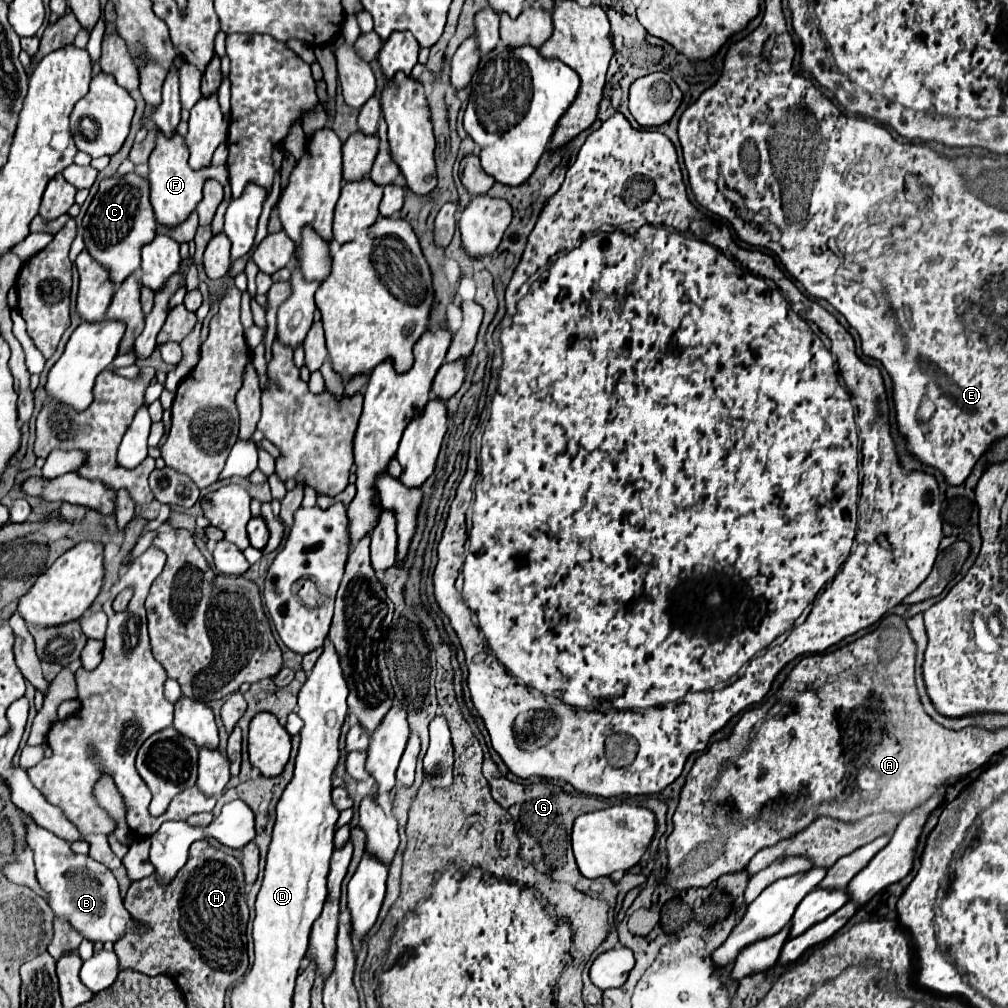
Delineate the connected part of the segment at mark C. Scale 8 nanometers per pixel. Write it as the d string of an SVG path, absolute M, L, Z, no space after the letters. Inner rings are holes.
M138 174L112 176L100 182L100 188L84 216L84 244L90 256L98 260L108 272L110 280L118 286L130 274L138 270L140 264L140 246L154 240L156 236L156 218L148 200L148 180Z

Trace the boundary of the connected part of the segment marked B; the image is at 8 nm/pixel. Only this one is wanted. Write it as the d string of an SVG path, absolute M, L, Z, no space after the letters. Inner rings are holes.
M28 824L28 846L34 852L36 874L42 890L48 894L48 904L58 918L68 920L68 924L78 930L90 942L118 942L124 932L134 932L144 928L142 922L132 920L126 912L114 874L90 856L74 854L70 844L50 830Z

